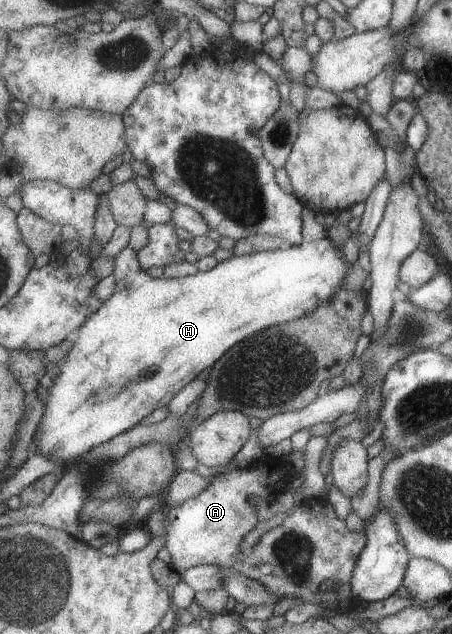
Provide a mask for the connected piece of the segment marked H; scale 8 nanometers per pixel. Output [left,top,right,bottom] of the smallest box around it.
[37,236,352,462]

